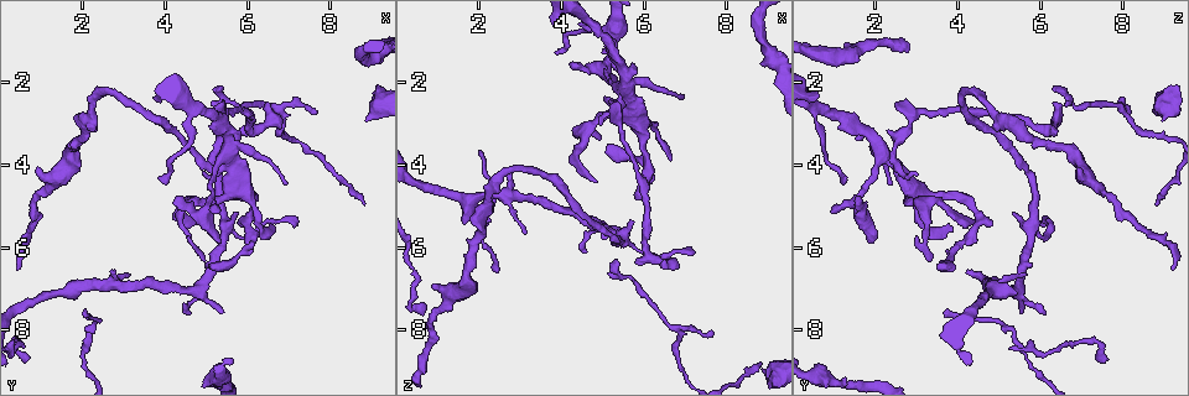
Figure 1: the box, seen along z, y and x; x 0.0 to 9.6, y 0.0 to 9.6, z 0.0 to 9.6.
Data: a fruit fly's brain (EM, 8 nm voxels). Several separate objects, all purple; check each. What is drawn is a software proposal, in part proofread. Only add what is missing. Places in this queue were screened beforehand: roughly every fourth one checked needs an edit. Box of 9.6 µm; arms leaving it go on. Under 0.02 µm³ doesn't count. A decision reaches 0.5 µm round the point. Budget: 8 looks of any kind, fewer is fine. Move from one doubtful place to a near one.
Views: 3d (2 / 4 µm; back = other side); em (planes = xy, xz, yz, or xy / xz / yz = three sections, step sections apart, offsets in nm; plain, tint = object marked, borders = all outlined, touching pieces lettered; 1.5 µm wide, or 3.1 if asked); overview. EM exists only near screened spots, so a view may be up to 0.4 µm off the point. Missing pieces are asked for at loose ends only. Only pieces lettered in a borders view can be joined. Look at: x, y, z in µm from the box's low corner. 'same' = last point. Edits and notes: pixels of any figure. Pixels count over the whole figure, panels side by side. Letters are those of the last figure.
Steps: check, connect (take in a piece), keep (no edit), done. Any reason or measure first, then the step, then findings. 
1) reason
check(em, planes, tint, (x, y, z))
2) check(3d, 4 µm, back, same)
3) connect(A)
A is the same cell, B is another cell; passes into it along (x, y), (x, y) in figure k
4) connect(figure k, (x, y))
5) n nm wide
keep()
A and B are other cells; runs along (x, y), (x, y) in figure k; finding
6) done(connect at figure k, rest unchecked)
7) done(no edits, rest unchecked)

tapers out
check(em, planes, borders, (3.95, 4.30, 1.35))

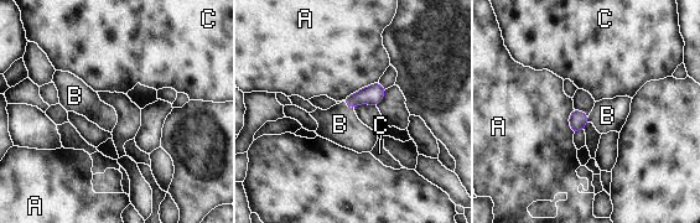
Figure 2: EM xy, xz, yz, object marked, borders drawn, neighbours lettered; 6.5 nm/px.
connect(B)
B is the same cell, A and C are other cells; passes into it along (372, 94), (348, 105), (340, 124) in figure 2; it goes on there

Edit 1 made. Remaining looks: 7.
check(overview)

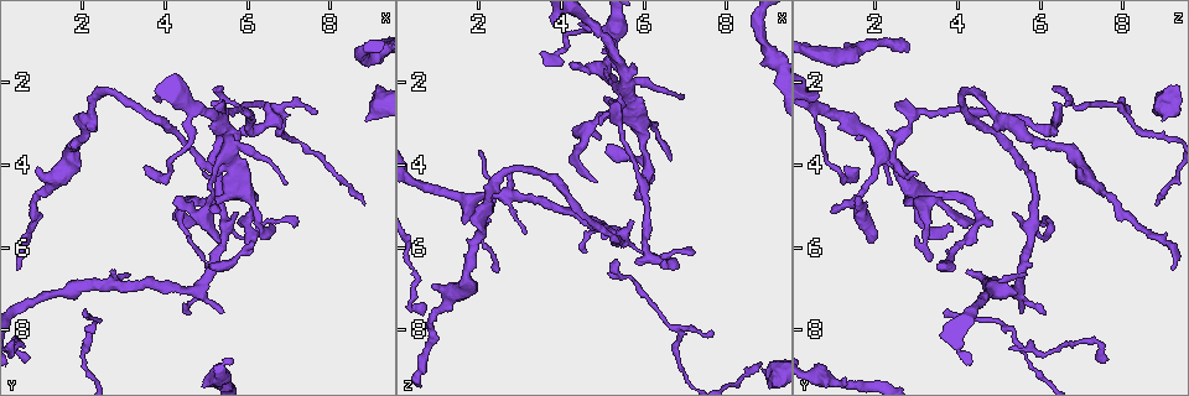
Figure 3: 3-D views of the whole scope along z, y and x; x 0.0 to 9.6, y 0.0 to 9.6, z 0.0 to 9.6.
free end
check(em, yz, step 4, tint, (5.00, 4.20, 3.05))

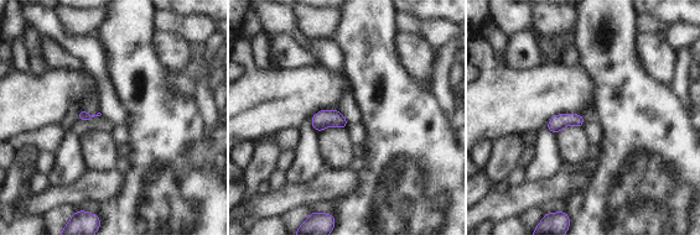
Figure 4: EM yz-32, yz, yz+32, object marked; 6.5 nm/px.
cut it another way
check(em, planes, tint, same)

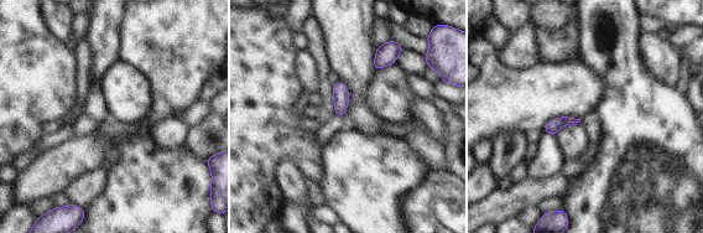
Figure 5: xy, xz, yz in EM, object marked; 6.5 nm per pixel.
what lies round it
check(em, planes, borders, same)

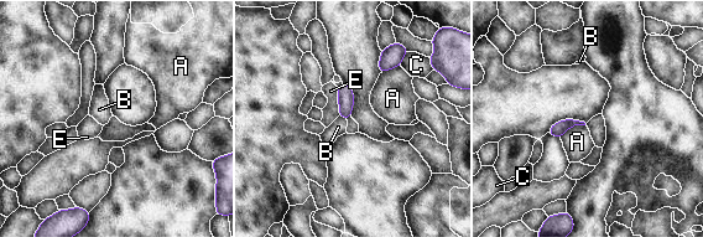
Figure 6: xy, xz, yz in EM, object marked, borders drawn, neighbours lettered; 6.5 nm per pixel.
keep()
A, B, C and E are other cells; border along (339, 114), (345, 119) in figure 6; no lettered piece goes on from it

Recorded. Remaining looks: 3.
check(3d, 4 µm, (6.50, 2.45, 6.40))

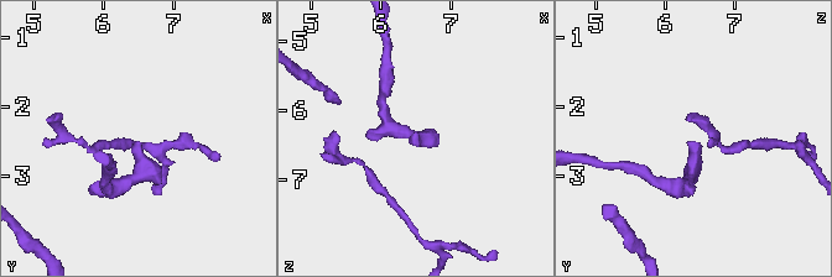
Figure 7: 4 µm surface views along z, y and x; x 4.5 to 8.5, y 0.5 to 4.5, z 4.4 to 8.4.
check(em, planes, borders, (6.45, 2.50, 6.35))

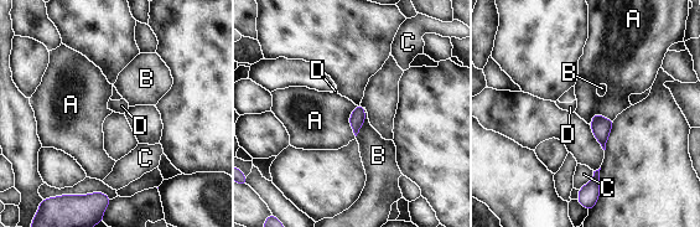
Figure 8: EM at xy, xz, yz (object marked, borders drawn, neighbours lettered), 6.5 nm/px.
100 nm wide
keep()
A, B, C and D are other cells; border along (357, 106), (350, 117), (354, 135) in figure 8; no lettered piece goes on from it

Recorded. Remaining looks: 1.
done(connect at figure 2, rest unchecked)

